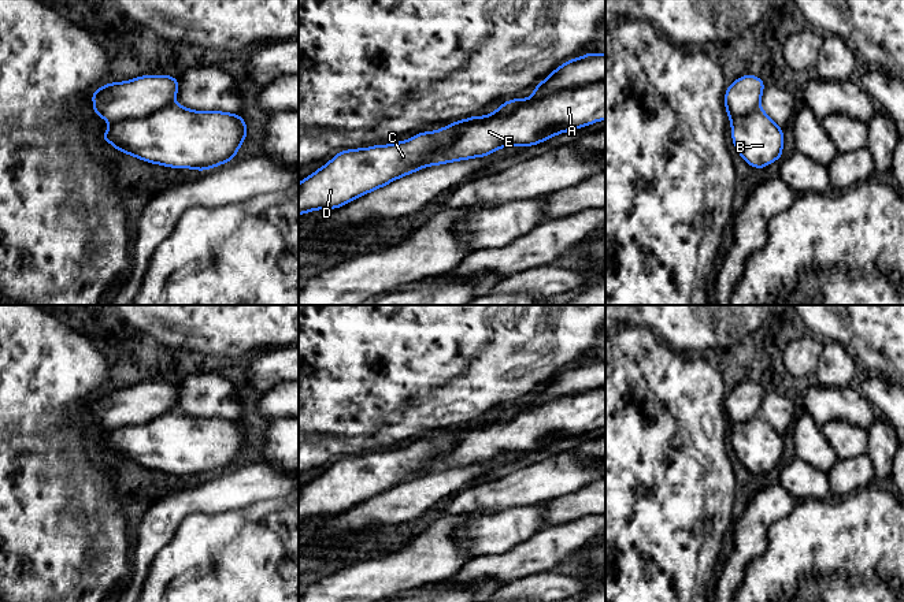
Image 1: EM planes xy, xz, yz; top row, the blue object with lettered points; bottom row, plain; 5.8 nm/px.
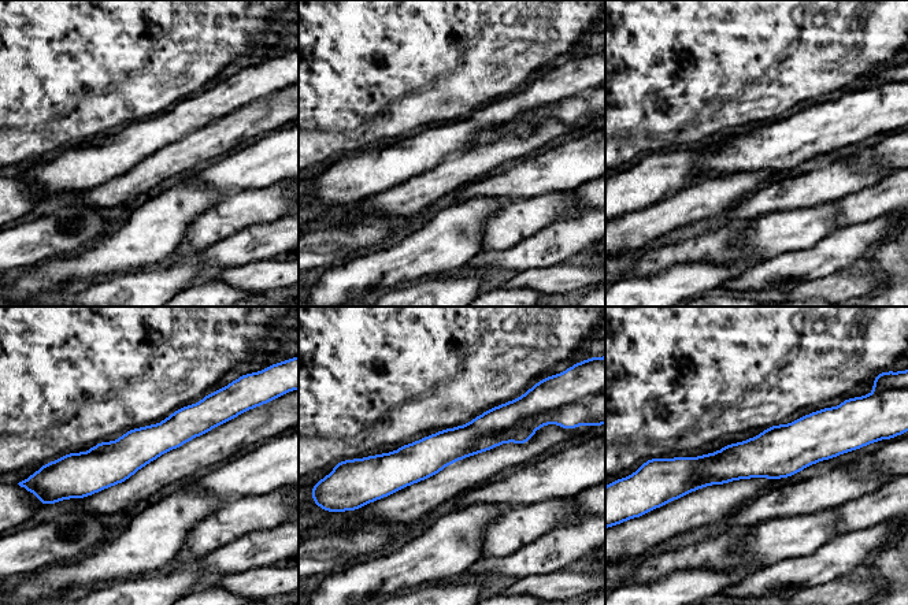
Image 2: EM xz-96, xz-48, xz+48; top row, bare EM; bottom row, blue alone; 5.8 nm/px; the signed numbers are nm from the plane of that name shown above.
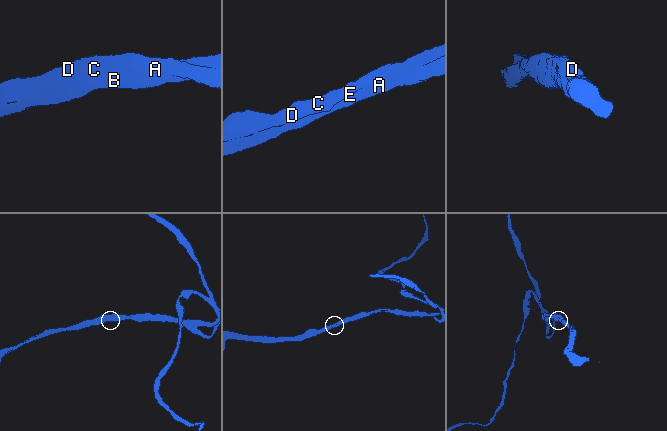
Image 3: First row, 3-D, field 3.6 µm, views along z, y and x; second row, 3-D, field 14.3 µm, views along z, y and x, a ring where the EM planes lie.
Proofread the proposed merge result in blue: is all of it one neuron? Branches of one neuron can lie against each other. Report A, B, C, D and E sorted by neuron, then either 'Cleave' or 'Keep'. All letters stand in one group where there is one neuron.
Groups: A B E / C D. Cleave

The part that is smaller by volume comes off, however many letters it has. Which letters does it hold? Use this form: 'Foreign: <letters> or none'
Foreign: C, D

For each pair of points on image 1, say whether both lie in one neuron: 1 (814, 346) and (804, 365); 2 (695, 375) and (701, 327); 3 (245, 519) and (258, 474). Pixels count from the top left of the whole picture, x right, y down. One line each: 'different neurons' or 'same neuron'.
1: same neuron
2: different neurons
3: different neurons

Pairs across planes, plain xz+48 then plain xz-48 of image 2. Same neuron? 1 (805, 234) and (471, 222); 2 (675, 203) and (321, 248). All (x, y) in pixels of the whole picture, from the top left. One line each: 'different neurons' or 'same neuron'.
1: different neurons
2: different neurons

